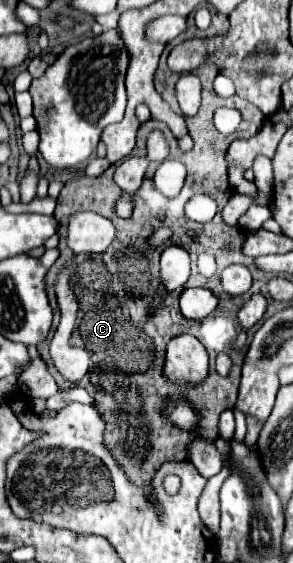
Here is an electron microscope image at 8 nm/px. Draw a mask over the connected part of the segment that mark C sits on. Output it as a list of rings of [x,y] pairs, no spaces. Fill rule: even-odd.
[[[115,166],[107,168],[97,178],[83,176],[75,182],[65,184],[59,198],[57,198],[57,208],[55,208],[57,234],[61,240],[59,242],[61,258],[57,260],[49,274],[54,277],[57,276],[61,268],[59,266],[65,264],[69,260],[69,256],[75,258],[77,268],[71,274],[69,282],[71,282],[71,288],[75,292],[75,298],[79,302],[79,312],[77,312],[77,328],[75,328],[75,333],[72,333],[72,340],[74,345],[85,348],[91,354],[91,368],[79,384],[72,385],[67,384],[67,380],[63,380],[63,376],[55,368],[49,354],[49,343],[59,324],[60,313],[58,310],[54,311],[47,340],[41,342],[37,346],[37,350],[41,352],[45,364],[49,366],[49,372],[61,388],[83,386],[93,396],[95,406],[103,414],[103,420],[107,426],[107,430],[105,430],[107,448],[119,458],[119,464],[125,468],[129,478],[133,478],[137,484],[151,486],[151,478],[153,478],[155,470],[167,460],[185,460],[185,448],[187,448],[187,434],[183,434],[181,430],[171,430],[171,426],[167,426],[167,422],[163,422],[163,418],[159,418],[159,410],[155,410],[155,406],[159,406],[159,398],[163,398],[163,394],[173,392],[173,384],[165,382],[165,374],[163,374],[165,348],[167,348],[169,340],[187,332],[187,334],[197,336],[197,340],[203,342],[203,346],[207,348],[209,374],[201,384],[193,386],[193,392],[195,392],[195,398],[203,398],[203,424],[205,424],[207,434],[211,434],[211,438],[217,438],[219,414],[227,408],[233,408],[235,400],[237,400],[237,388],[239,388],[245,348],[237,352],[237,350],[233,350],[231,342],[237,338],[237,318],[235,318],[237,306],[243,304],[241,298],[247,300],[247,292],[239,298],[229,298],[219,288],[219,274],[215,274],[211,280],[205,280],[203,276],[199,276],[197,286],[205,286],[219,296],[219,306],[217,306],[219,312],[217,314],[223,314],[223,316],[215,316],[215,320],[211,316],[209,324],[207,324],[207,320],[201,322],[201,320],[183,318],[179,314],[181,290],[165,292],[165,288],[161,284],[159,256],[161,256],[163,248],[161,246],[159,248],[149,246],[151,234],[161,226],[171,228],[171,232],[175,232],[175,234],[165,244],[173,242],[173,244],[183,246],[191,254],[193,262],[197,262],[197,256],[201,252],[213,254],[218,273],[232,264],[245,265],[253,274],[253,283],[249,289],[251,295],[260,293],[267,297],[269,294],[265,282],[273,274],[261,271],[255,266],[255,258],[245,256],[241,252],[241,244],[247,238],[247,232],[243,228],[227,226],[221,218],[221,212],[207,224],[199,224],[199,222],[189,220],[185,216],[185,202],[187,200],[179,198],[179,196],[177,198],[165,198],[153,186],[153,178],[151,178],[153,174],[147,174],[141,188],[133,194],[133,216],[129,220],[119,218],[115,212],[115,202],[119,200],[123,190],[115,184],[113,172],[115,172]],[[79,210],[97,212],[115,224],[115,228],[117,228],[115,240],[103,254],[93,254],[93,256],[83,258],[83,254],[75,256],[69,250],[66,244],[69,216],[79,212]],[[231,236],[235,236],[235,240],[225,240]],[[137,296],[163,296],[163,298],[161,298],[161,304],[155,306],[155,310],[151,314],[137,316]],[[219,352],[227,352],[233,358],[233,368],[231,368],[227,378],[221,378],[215,370],[215,356]]]

